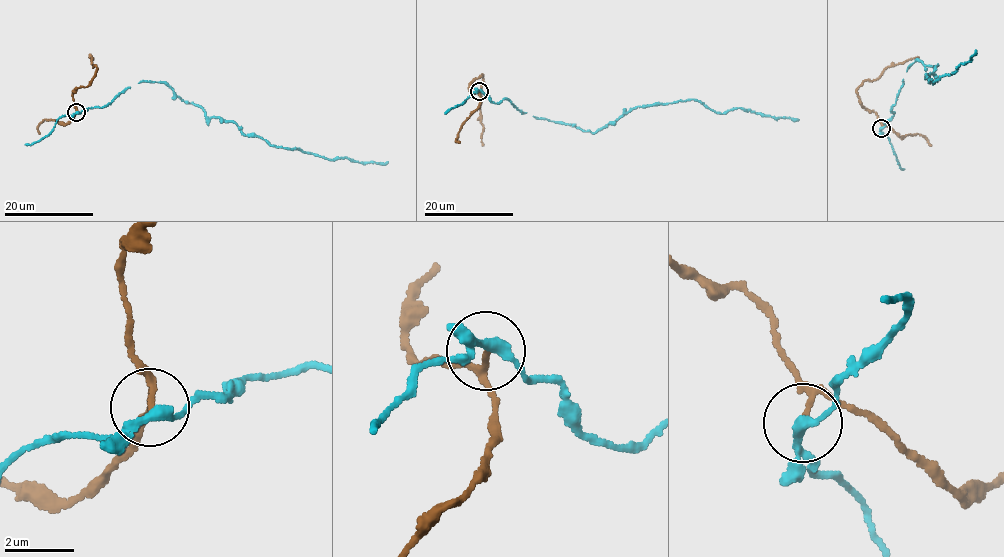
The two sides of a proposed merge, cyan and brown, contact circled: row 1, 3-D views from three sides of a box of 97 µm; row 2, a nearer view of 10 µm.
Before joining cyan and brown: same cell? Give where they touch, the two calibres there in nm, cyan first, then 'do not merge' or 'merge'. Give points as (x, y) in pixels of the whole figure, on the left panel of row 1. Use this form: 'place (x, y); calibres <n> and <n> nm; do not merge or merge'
place (76, 112); calibres 280 and 100 nm; do not merge

